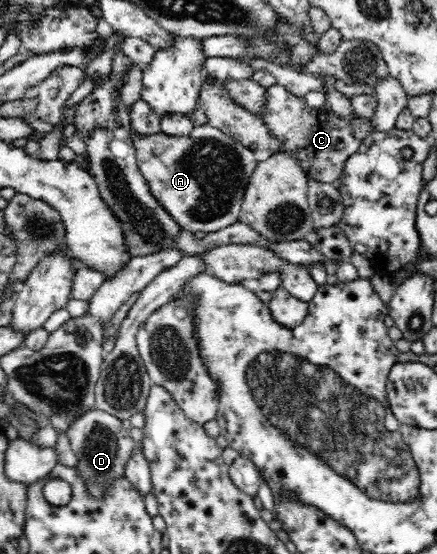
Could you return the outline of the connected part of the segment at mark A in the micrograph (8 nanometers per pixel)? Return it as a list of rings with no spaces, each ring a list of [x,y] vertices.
[[[197,126],[187,137],[161,132],[141,137],[132,130],[136,161],[154,198],[165,207],[167,214],[189,232],[217,232],[238,221],[244,193],[257,158],[251,148],[231,136],[211,127]]]

